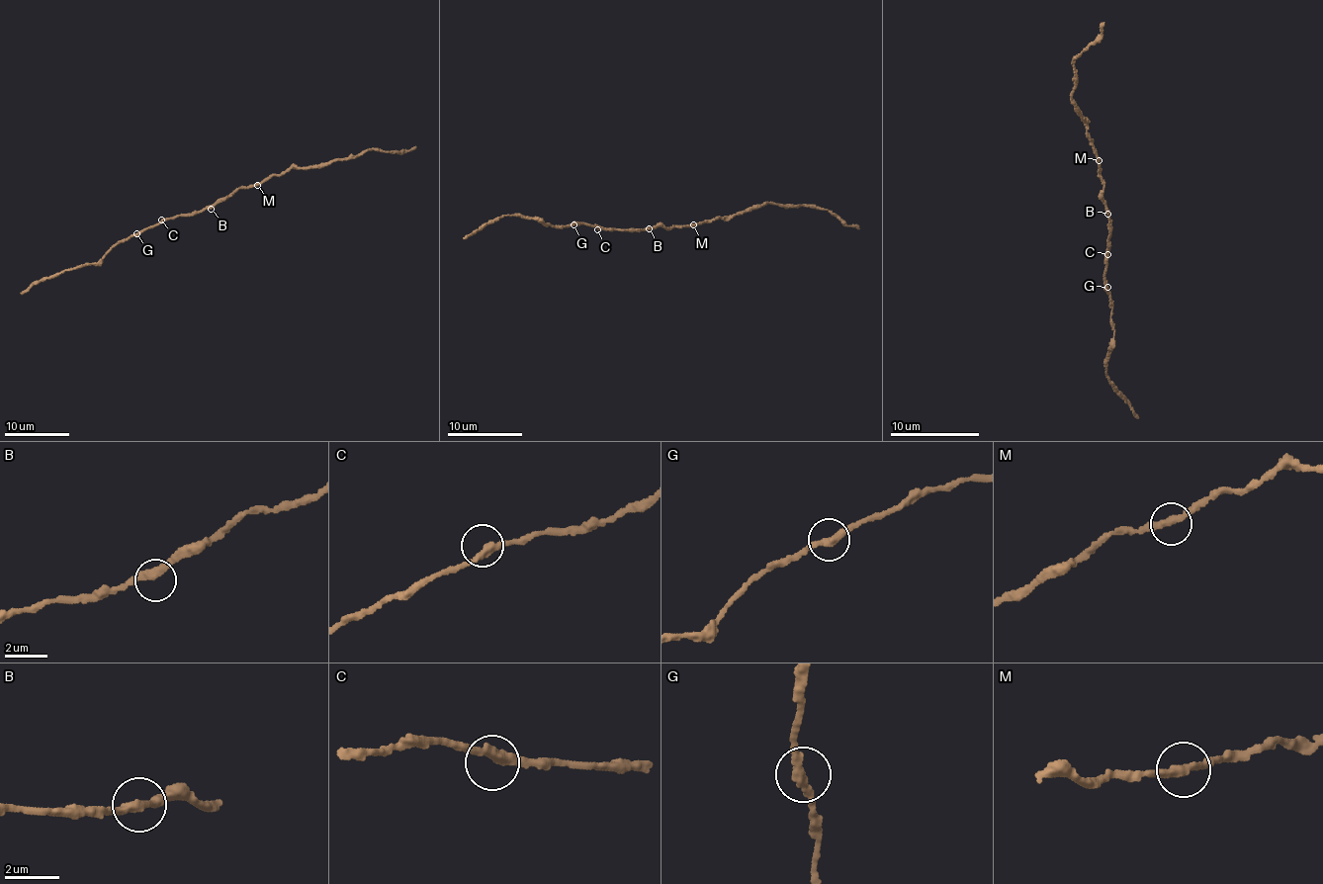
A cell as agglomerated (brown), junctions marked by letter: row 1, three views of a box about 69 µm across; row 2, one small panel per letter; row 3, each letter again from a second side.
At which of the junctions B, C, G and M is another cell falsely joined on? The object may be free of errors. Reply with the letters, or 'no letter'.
no letter

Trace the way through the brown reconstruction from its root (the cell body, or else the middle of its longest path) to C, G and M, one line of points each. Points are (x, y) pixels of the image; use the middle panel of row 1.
C: (654, 227), (628, 231), (597, 229)
G: (654, 227), (628, 231), (581, 222), (573, 224)
M: (654, 227), (693, 224)

